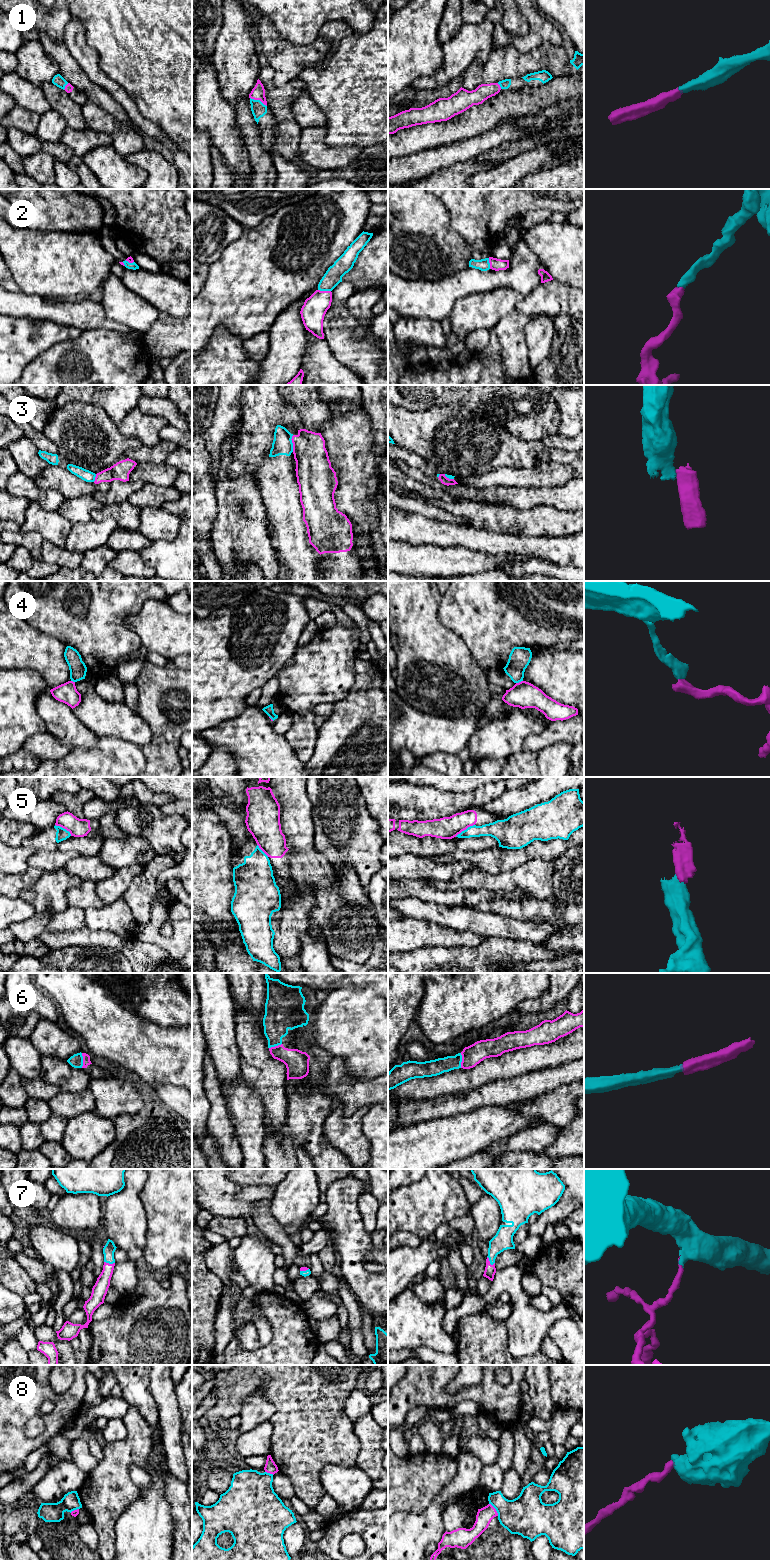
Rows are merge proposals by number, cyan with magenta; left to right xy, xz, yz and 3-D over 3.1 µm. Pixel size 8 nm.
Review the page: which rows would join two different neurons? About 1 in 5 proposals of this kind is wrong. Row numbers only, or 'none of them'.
3, 4, 5, 8

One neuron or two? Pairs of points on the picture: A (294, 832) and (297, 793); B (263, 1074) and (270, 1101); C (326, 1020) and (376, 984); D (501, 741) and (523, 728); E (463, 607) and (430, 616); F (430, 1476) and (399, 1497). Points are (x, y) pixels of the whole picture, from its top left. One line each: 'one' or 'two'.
A: one
B: one
C: two
D: one
E: two
F: one

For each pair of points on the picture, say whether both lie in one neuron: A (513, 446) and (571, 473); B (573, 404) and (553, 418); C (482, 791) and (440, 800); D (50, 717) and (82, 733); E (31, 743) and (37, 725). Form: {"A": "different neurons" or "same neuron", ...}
{"A": "different neurons", "B": "different neurons", "C": "same neuron", "D": "same neuron", "E": "different neurons"}

